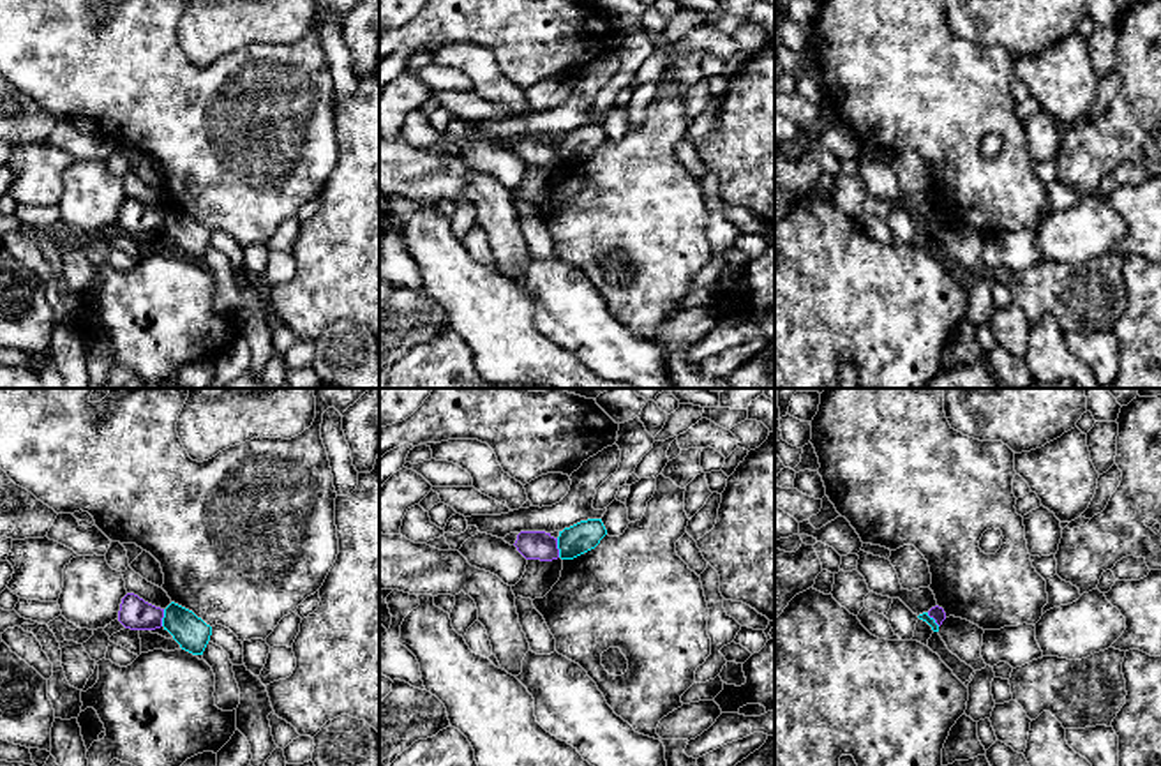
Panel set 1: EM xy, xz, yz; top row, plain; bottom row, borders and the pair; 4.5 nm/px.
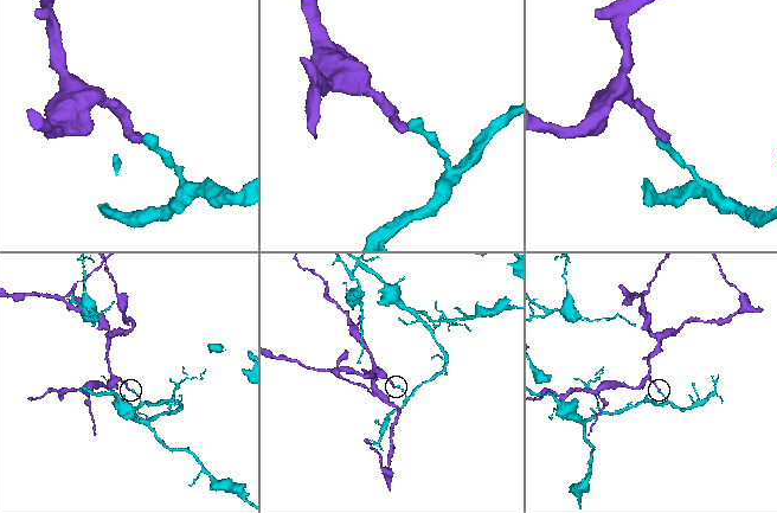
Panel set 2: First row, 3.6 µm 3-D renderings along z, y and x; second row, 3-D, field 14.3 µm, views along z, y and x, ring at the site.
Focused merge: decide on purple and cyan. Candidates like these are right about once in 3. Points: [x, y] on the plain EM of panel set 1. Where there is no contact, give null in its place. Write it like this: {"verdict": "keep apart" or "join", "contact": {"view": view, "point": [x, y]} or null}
{"verdict": "keep apart", "contact": {"view": "xz", "point": [556, 152]}}

